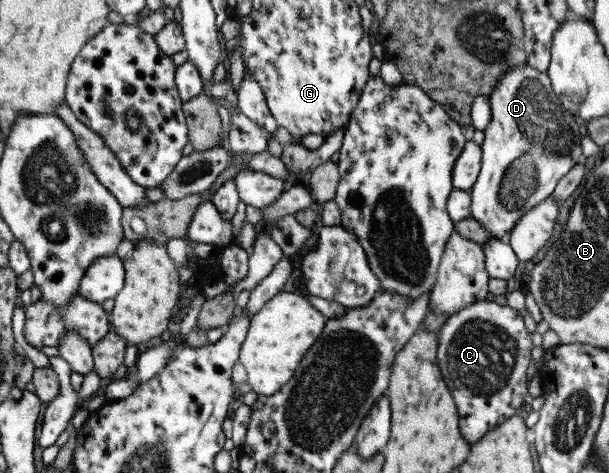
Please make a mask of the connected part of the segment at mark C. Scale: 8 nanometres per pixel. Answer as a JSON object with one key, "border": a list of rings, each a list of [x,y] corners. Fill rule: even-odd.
{"border":[[[487,299],[458,310],[439,328],[436,357],[443,380],[457,402],[457,410],[461,416],[459,428],[468,445],[479,442],[485,434],[522,412],[525,396],[529,392],[526,372],[532,361],[532,347],[531,333],[525,327],[523,313],[509,305],[501,305],[496,301],[489,302]]]}

